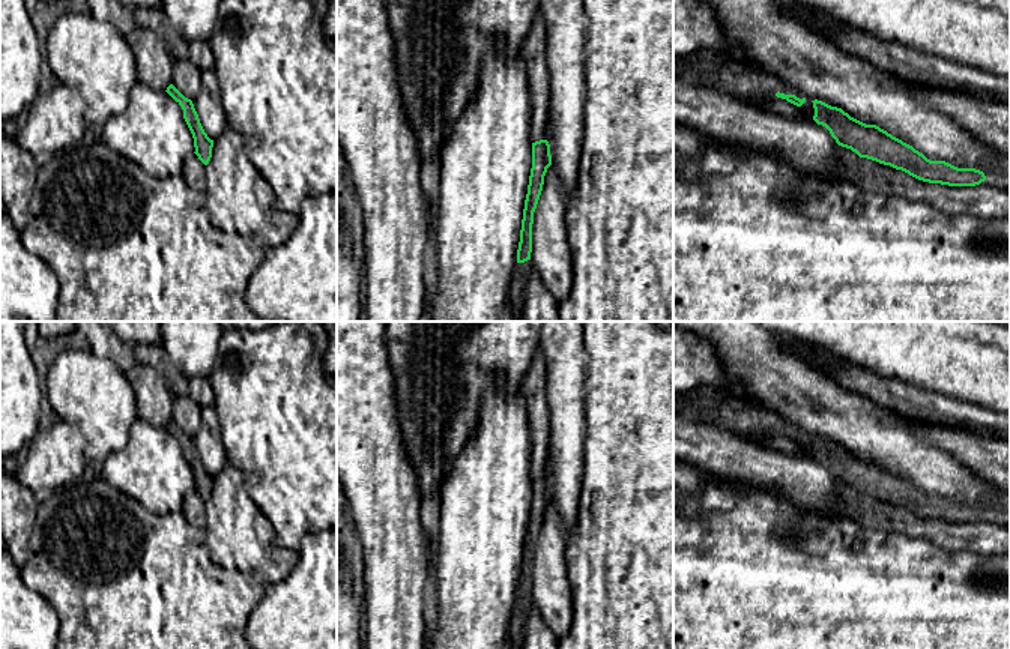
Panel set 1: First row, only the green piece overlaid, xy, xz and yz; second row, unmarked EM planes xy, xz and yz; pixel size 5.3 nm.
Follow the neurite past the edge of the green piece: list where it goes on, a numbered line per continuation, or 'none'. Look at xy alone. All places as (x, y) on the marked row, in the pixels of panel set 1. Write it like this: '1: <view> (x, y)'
none

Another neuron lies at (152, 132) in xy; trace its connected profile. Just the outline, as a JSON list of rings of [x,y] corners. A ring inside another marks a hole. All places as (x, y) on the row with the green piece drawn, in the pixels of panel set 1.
[[[140,81],[131,89],[128,108],[102,125],[101,141],[155,177],[180,174],[183,162],[195,152],[179,102],[165,90],[150,89]]]

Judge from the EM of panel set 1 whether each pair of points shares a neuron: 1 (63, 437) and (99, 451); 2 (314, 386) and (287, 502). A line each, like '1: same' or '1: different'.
1: different
2: same

